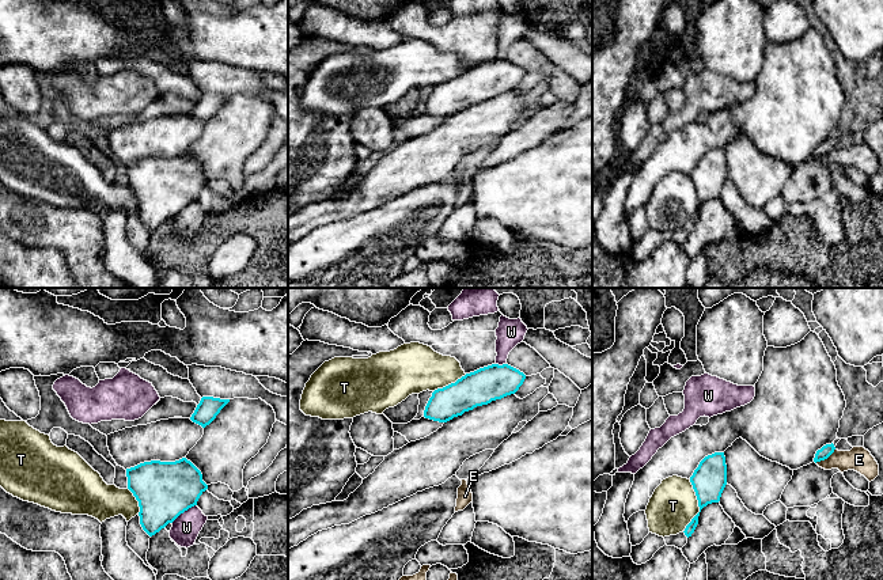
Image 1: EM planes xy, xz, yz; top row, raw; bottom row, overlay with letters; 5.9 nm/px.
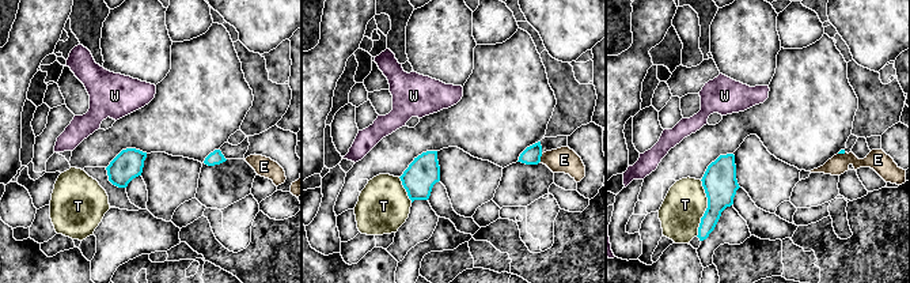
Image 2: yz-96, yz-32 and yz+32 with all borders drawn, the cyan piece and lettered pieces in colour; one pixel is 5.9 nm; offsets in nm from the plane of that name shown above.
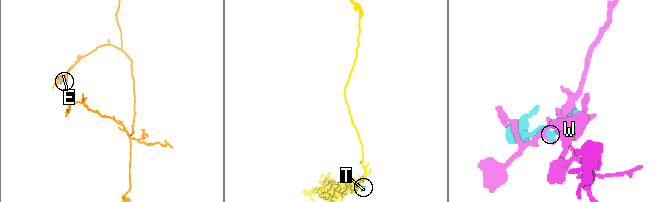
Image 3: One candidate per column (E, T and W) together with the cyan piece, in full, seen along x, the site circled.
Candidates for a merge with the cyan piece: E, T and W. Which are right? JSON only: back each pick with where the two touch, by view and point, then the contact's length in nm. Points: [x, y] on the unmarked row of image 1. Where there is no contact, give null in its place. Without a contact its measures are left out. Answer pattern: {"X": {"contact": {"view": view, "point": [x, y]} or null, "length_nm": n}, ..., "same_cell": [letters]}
{"same_cell": []}

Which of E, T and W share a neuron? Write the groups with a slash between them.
E / T / W

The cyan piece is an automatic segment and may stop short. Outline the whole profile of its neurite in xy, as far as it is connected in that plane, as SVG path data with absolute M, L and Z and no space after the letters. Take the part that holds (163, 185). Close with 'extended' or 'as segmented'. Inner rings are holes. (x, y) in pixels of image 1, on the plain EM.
M186 153L144 158L126 164L126 173L128 185L139 197L140 220L149 232L197 201L208 185L201 167Z; as segmented

